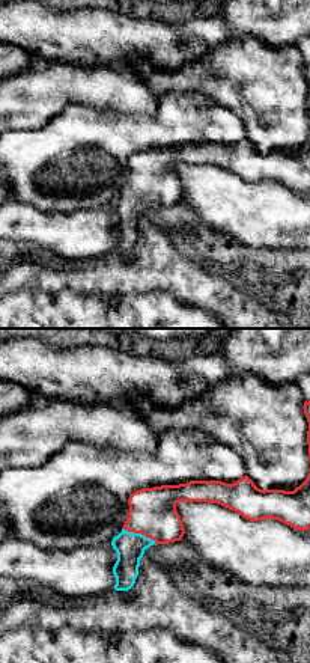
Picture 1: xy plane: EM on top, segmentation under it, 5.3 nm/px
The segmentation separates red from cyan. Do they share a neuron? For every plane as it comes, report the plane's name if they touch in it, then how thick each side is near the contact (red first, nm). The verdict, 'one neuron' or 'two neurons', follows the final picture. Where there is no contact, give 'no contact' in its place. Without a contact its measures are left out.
contact in xy; calibres 260 and 160 nm

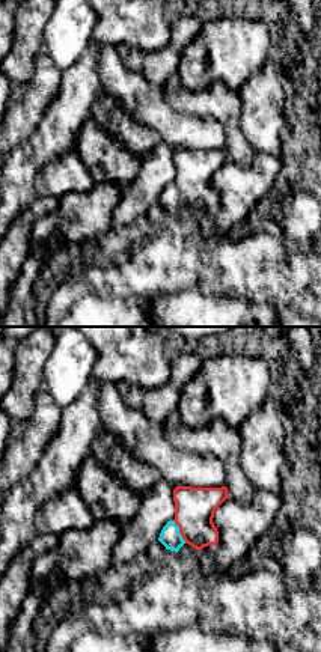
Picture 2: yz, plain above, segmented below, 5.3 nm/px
contact in yz; calibres 220 and 110 nm

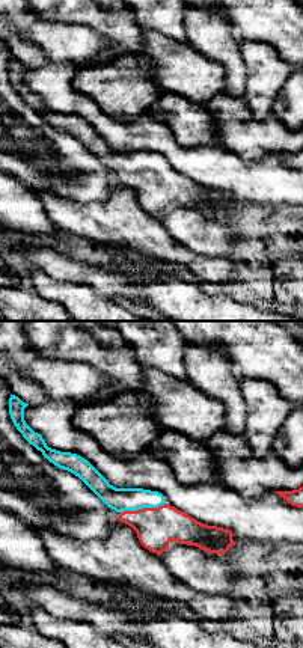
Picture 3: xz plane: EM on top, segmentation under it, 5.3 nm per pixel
contact in xz; calibres 220 and 130 nm

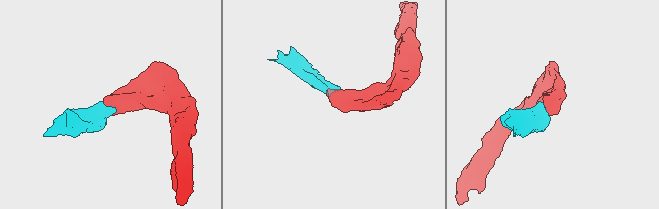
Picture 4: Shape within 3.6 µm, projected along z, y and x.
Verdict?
one neuron

